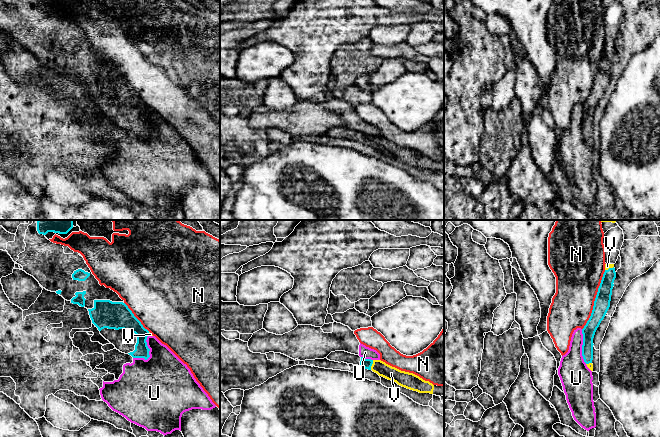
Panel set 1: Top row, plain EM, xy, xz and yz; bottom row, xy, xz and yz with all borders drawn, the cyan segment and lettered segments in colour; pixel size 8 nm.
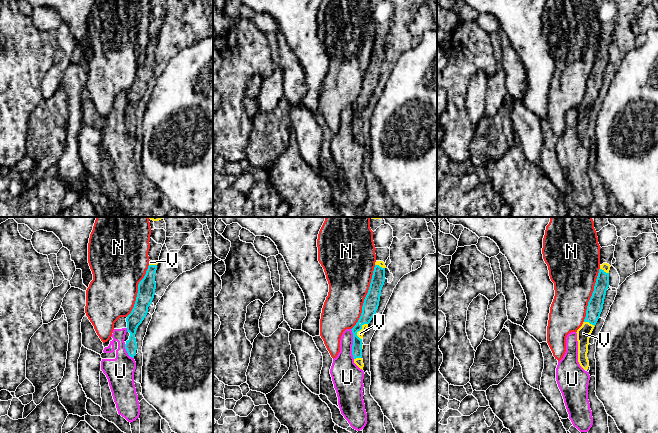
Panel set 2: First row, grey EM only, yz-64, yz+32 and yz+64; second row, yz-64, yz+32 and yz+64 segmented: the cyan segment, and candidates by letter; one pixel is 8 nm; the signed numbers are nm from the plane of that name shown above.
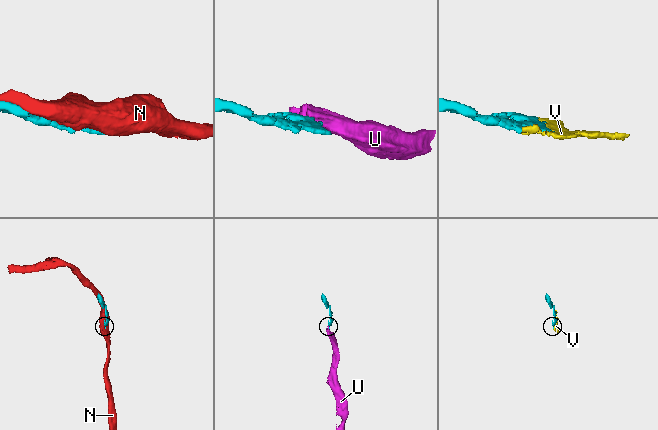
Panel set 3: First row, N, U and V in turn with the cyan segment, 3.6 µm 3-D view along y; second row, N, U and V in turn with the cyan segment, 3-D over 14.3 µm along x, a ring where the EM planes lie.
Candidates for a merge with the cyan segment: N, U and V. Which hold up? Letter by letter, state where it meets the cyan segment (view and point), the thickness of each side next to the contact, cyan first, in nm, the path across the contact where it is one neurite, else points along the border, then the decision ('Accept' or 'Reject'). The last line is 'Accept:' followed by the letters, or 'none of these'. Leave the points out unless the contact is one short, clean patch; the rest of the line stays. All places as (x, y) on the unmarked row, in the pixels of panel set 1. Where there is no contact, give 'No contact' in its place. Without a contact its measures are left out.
N: Touches cyan at yz (595, 76). Thickness 130 nm (cyan) against 380 nm. Reject
U: Touches cyan at xy (148, 130). Thickness 110 nm (cyan) against 440 nm. Boundary: xy (149, 111), (146, 116), (149, 132), (146, 135), (133, 134). Reject
V: Touches cyan at xz (371, 141). Thickness 80 nm (cyan) against 110 nm. Accept
Accept: V

